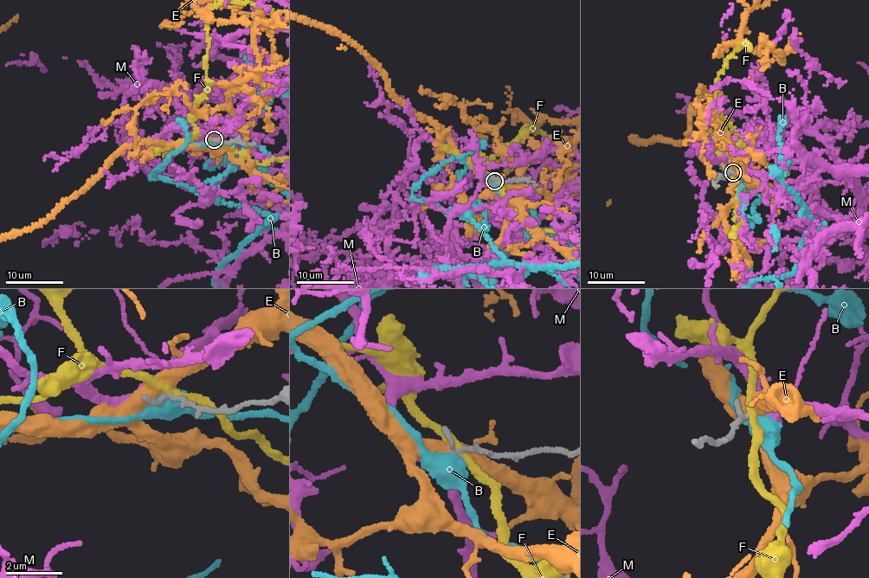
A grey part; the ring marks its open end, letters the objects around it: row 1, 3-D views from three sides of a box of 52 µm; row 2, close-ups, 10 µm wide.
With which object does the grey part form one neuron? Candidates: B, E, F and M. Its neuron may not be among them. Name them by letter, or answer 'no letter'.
M

